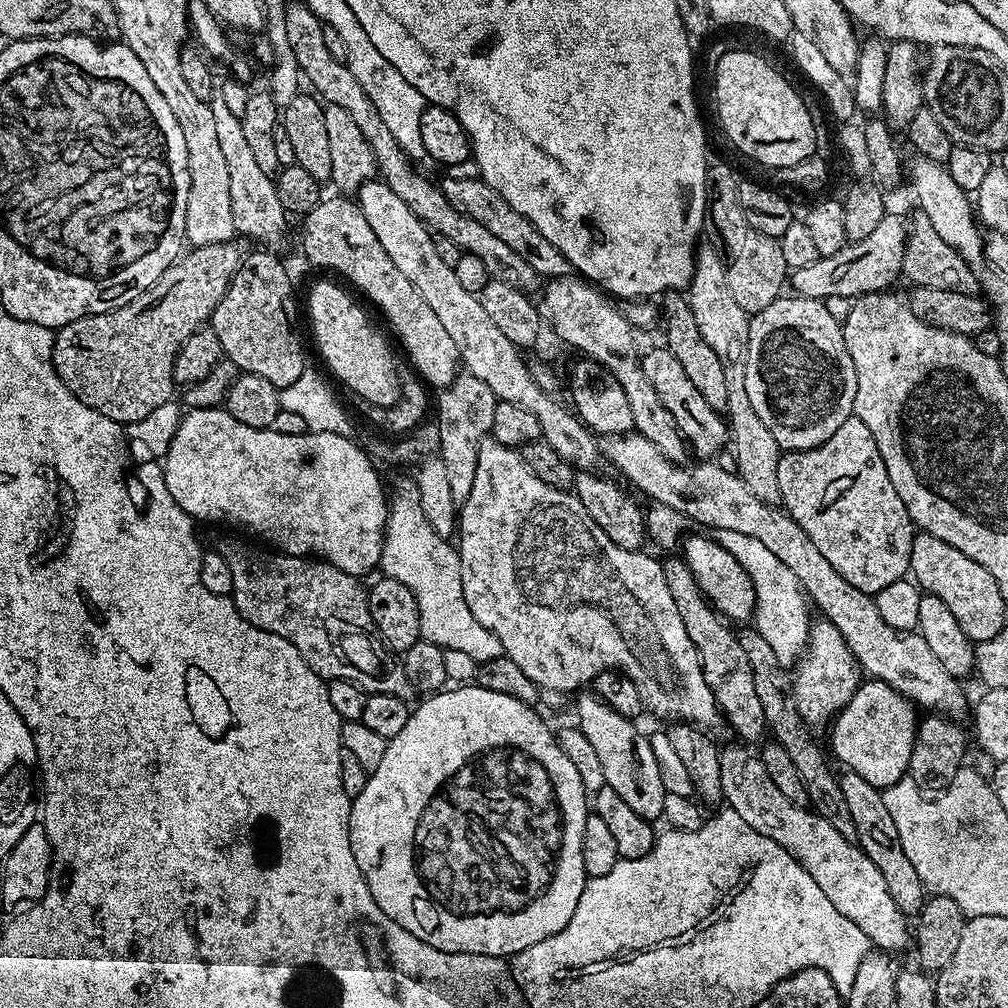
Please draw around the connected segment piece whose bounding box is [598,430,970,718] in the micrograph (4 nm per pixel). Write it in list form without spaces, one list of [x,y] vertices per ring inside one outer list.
[[[629,430],[622,436],[603,437],[599,441],[598,447],[603,459],[609,460],[638,491],[645,492],[649,496],[647,498],[649,501],[670,506],[680,513],[681,517],[688,519],[689,516],[690,519],[705,524],[709,530],[734,530],[738,534],[746,534],[746,538],[758,538],[758,542],[762,542],[762,546],[767,546],[771,552],[778,554],[778,562],[782,562],[782,566],[789,568],[794,574],[794,578],[798,578],[801,588],[804,589],[805,597],[814,605],[815,611],[817,608],[823,619],[838,626],[838,634],[842,634],[842,638],[846,638],[846,646],[854,654],[857,665],[871,679],[888,683],[912,704],[921,709],[923,709],[922,707],[928,708],[924,710],[932,714],[960,718],[967,708],[969,711],[970,700],[968,704],[968,696],[964,693],[964,684],[959,679],[952,677],[949,671],[938,662],[937,657],[920,633],[916,630],[903,633],[894,630],[892,626],[886,626],[886,622],[882,622],[882,616],[878,614],[875,599],[869,593],[850,586],[850,582],[846,582],[846,578],[842,578],[842,574],[838,574],[838,570],[834,570],[834,566],[830,566],[830,562],[826,562],[826,557],[818,550],[818,546],[814,546],[814,542],[810,542],[810,538],[802,530],[802,526],[798,526],[798,522],[794,522],[792,516],[779,507],[766,504],[760,498],[754,498],[754,494],[750,494],[750,490],[746,490],[746,486],[735,472],[720,469],[716,462],[696,462],[693,468],[679,468],[676,462],[666,458],[664,453],[654,446],[654,442],[647,441],[635,430]]]

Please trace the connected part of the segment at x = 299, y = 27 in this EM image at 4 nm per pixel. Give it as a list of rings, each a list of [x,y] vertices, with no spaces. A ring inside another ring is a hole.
[[[296,2],[285,7],[284,17],[286,38],[290,38],[290,50],[294,50],[294,58],[298,62],[303,79],[312,83],[311,91],[324,104],[342,106],[342,110],[350,114],[350,118],[358,125],[358,130],[362,130],[363,137],[370,144],[370,150],[374,150],[379,179],[388,184],[390,190],[394,190],[394,194],[398,194],[398,198],[402,198],[402,202],[406,202],[406,206],[410,206],[416,217],[435,235],[450,238],[450,242],[454,242],[454,246],[458,246],[461,252],[474,254],[474,258],[478,258],[478,262],[486,266],[491,279],[504,282],[506,286],[517,288],[525,294],[531,293],[531,288],[535,289],[538,284],[534,266],[529,266],[520,255],[514,254],[514,250],[510,250],[506,242],[494,238],[494,234],[490,234],[486,226],[474,222],[469,216],[463,216],[454,206],[450,206],[450,202],[437,185],[435,188],[422,173],[412,169],[415,168],[413,161],[408,159],[402,146],[398,146],[398,141],[382,123],[382,117],[378,115],[374,102],[366,98],[366,90],[362,90],[358,78],[354,78],[345,61],[336,60],[334,54],[330,54],[326,41],[322,38],[324,25],[316,15],[302,2]]]

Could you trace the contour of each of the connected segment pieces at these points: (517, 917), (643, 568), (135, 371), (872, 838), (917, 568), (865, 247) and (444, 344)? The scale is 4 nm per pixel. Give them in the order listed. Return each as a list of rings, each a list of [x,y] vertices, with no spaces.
[[[452,686],[421,700],[424,701],[417,708],[415,705],[411,709],[406,726],[402,726],[400,733],[388,741],[386,755],[378,770],[370,773],[362,794],[351,797],[348,833],[354,862],[358,862],[358,870],[362,870],[362,878],[366,878],[370,894],[374,894],[374,902],[378,902],[380,909],[398,922],[402,930],[410,930],[417,940],[443,952],[505,958],[517,956],[526,950],[526,946],[546,942],[546,938],[561,932],[566,922],[574,918],[578,898],[582,898],[586,879],[582,850],[586,818],[590,815],[590,800],[584,783],[582,778],[578,778],[578,770],[574,770],[574,764],[566,758],[559,743],[554,742],[554,732],[548,729],[547,722],[536,720],[537,709],[533,705],[475,686]]]
[[[491,438],[480,441],[478,450],[478,468],[474,470],[474,486],[470,489],[470,498],[466,498],[464,504],[458,508],[458,551],[460,553],[460,565],[462,566],[462,594],[466,598],[466,606],[470,606],[470,614],[502,642],[504,655],[510,658],[510,662],[516,663],[519,669],[530,678],[542,690],[549,692],[562,692],[572,694],[575,688],[591,685],[592,680],[603,672],[619,670],[626,678],[638,688],[638,698],[642,698],[645,709],[653,712],[663,722],[679,722],[681,724],[695,724],[705,729],[721,727],[722,717],[720,707],[716,704],[714,694],[710,694],[710,686],[706,686],[706,678],[702,674],[702,666],[698,658],[698,650],[694,642],[690,642],[690,634],[686,634],[686,626],[682,626],[682,617],[678,615],[678,606],[674,606],[674,598],[670,598],[670,586],[666,586],[664,567],[661,561],[647,556],[647,551],[631,552],[622,550],[622,546],[614,546],[606,534],[586,514],[581,506],[580,499],[571,491],[555,488],[546,482],[542,482],[526,466],[523,455],[517,449],[507,448],[505,444]]]
[[[235,239],[224,244],[202,244],[193,247],[192,252],[185,251],[179,260],[171,266],[134,302],[126,302],[126,306],[118,306],[109,312],[83,316],[55,333],[56,341],[52,347],[52,365],[62,378],[62,382],[86,406],[106,414],[106,418],[116,420],[122,426],[137,424],[146,414],[158,410],[162,402],[173,399],[174,358],[178,350],[193,336],[198,329],[205,327],[211,321],[218,302],[222,302],[222,294],[230,286],[234,274],[239,270],[246,252],[236,245]]]
[[[845,771],[840,776],[842,794],[846,794],[846,806],[854,818],[856,831],[855,843],[878,866],[882,878],[886,881],[886,890],[890,890],[890,898],[894,898],[894,906],[905,916],[912,918],[920,911],[926,899],[926,889],[922,878],[918,878],[918,870],[914,870],[914,862],[908,855],[905,845],[898,838],[898,829],[894,827],[894,818],[886,811],[884,793],[881,789],[870,786],[866,778],[858,778],[858,774]]]
[[[917,531],[912,538],[908,566],[911,579],[925,593],[940,598],[946,604],[970,641],[979,642],[994,638],[998,630],[1006,627],[1006,601],[998,590],[998,582],[990,578],[990,570],[978,566],[974,558],[966,558],[962,550],[954,550],[954,546],[942,542],[942,538],[934,538],[929,532]]]
[[[886,214],[868,237],[845,244],[842,250],[838,250],[838,254],[820,256],[810,266],[791,269],[791,291],[798,296],[825,302],[848,302],[855,297],[864,296],[867,292],[891,289],[892,283],[901,279],[904,270],[902,258],[908,241],[908,230],[909,225],[902,217]]]
[[[335,195],[329,200],[328,197],[321,199],[320,204],[303,217],[305,258],[320,268],[329,268],[345,276],[362,295],[369,296],[396,331],[416,375],[433,389],[447,388],[462,368],[454,338],[446,334],[434,310],[422,302],[422,294],[414,290],[410,278],[390,262],[390,254],[382,250],[382,242],[378,242],[374,230],[370,230],[370,222],[366,222],[366,214],[362,214],[359,203],[347,195]]]

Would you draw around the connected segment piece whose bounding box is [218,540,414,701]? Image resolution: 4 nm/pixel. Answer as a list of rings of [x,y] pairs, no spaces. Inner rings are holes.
[[[224,540],[218,544],[219,551],[224,553],[226,562],[230,566],[230,575],[234,578],[232,601],[234,606],[254,626],[262,630],[270,630],[286,642],[293,644],[302,654],[302,658],[325,681],[345,680],[354,682],[363,692],[378,694],[394,694],[398,698],[411,701],[414,689],[410,678],[406,678],[404,665],[387,648],[383,638],[378,634],[374,622],[370,618],[368,594],[363,584],[357,577],[338,570],[332,564],[323,560],[302,556],[285,556],[275,550],[259,552],[240,540]]]

